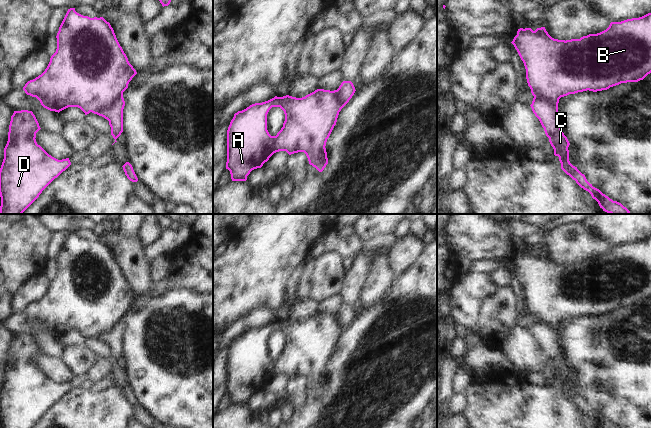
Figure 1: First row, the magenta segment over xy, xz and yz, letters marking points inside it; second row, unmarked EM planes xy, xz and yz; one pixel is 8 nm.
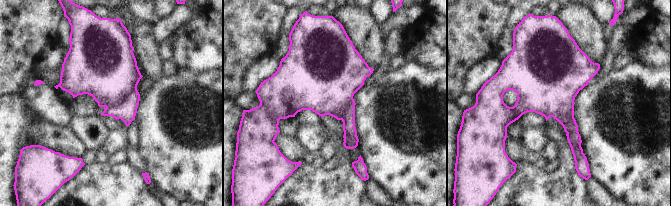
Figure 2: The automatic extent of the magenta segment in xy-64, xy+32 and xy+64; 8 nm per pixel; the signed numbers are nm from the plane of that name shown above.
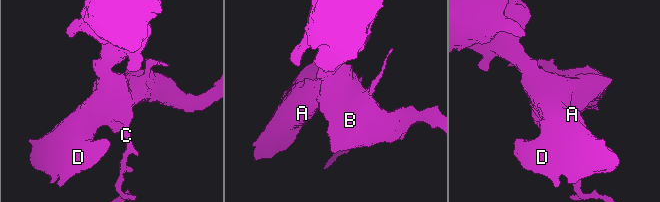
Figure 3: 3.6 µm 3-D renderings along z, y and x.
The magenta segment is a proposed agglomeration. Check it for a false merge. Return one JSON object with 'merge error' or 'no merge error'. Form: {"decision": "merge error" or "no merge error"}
{"decision": "merge error"}

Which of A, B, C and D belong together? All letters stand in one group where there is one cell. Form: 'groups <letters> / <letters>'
groups A B D / C

